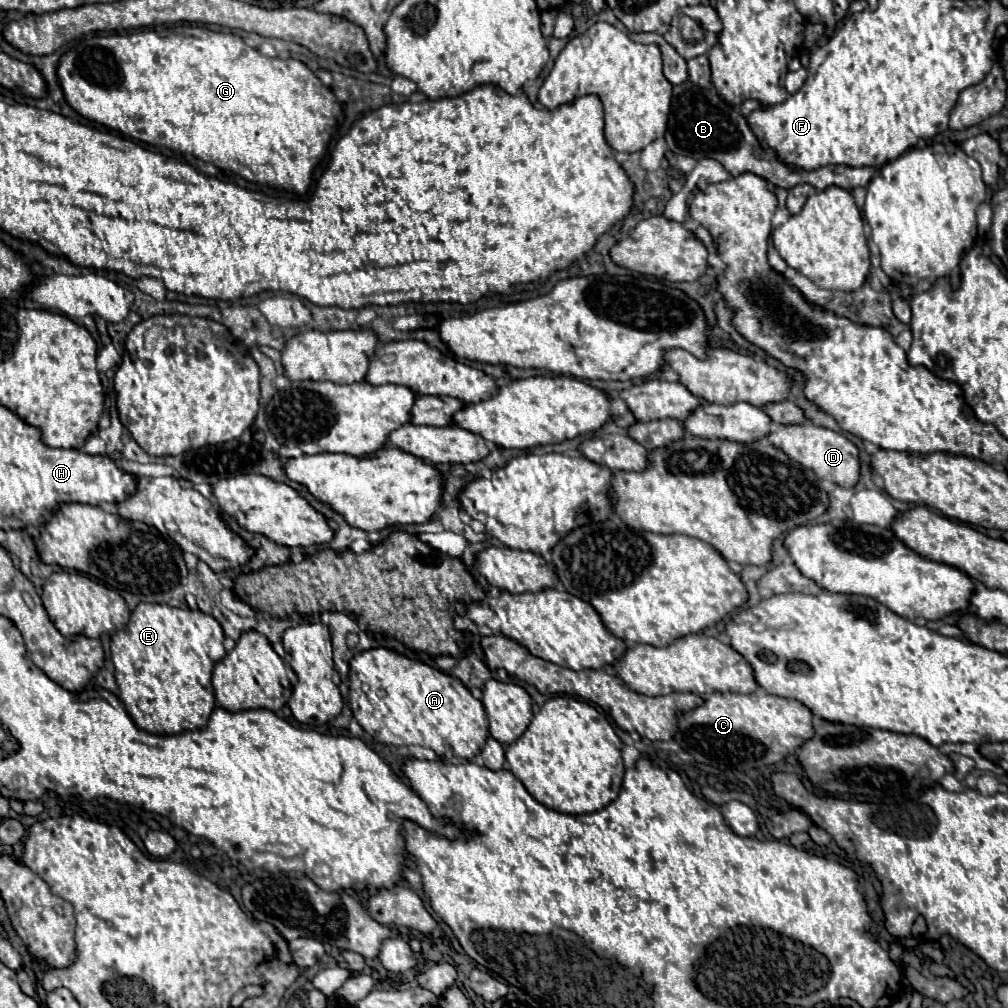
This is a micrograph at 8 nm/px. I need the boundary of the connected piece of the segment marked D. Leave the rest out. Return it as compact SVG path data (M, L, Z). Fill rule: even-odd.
M805 422L805 424L773 424L771 432L769 432L769 442L775 448L781 448L791 460L799 462L801 466L813 470L819 478L835 482L839 486L845 488L853 488L859 480L859 452L857 446L853 442L849 442L845 436L815 426L813 422Z

